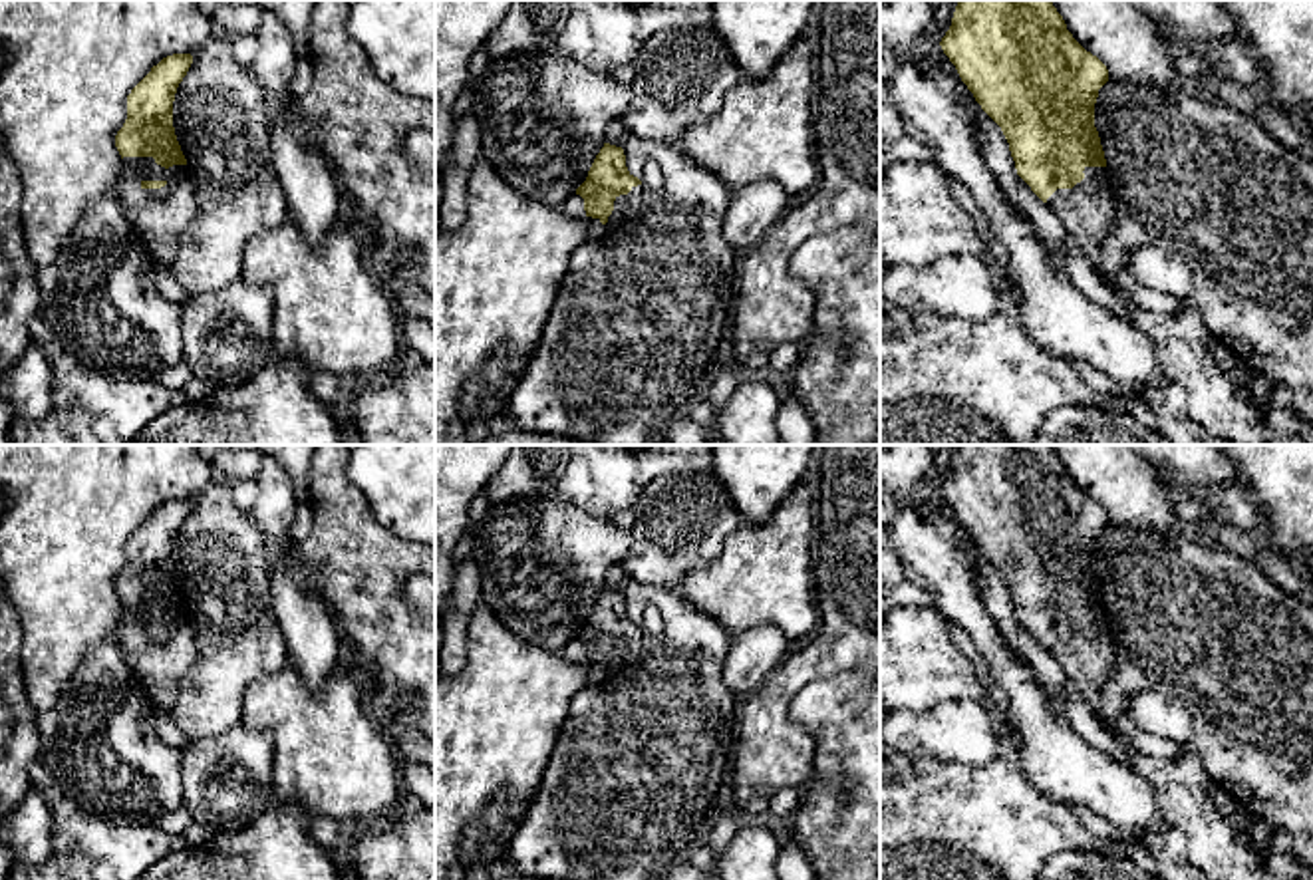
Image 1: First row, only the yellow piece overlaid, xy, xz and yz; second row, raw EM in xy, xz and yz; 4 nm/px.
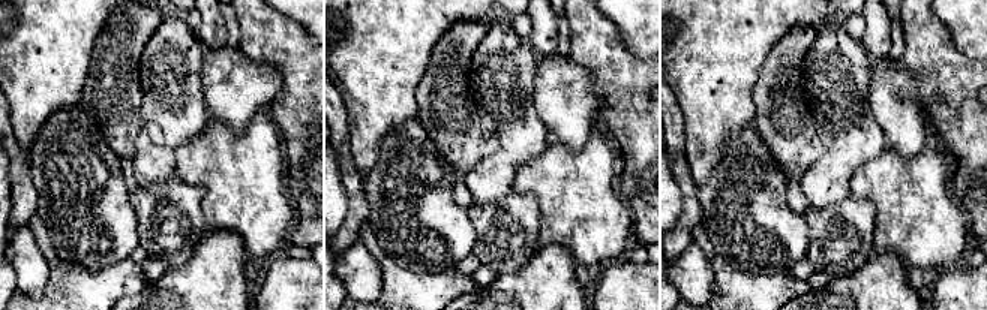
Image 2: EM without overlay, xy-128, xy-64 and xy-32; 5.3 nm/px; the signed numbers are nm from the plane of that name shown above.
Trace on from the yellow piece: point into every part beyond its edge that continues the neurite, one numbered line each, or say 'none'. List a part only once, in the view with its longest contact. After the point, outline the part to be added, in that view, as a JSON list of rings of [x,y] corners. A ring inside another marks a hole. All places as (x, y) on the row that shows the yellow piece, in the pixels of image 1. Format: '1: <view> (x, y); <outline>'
1: xz (626, 207); [[[642,185],[632,187],[628,195],[616,197],[614,211],[606,224],[602,224],[600,219],[586,215],[584,199],[576,193],[570,195],[558,209],[586,228],[586,240],[598,240],[638,219],[642,213]]]

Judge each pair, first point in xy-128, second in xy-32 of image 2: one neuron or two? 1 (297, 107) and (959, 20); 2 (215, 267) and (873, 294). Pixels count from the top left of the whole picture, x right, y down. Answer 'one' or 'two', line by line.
1: two
2: one

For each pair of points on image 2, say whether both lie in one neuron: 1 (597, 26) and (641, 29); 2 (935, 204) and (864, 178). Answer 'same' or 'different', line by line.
1: different
2: same

